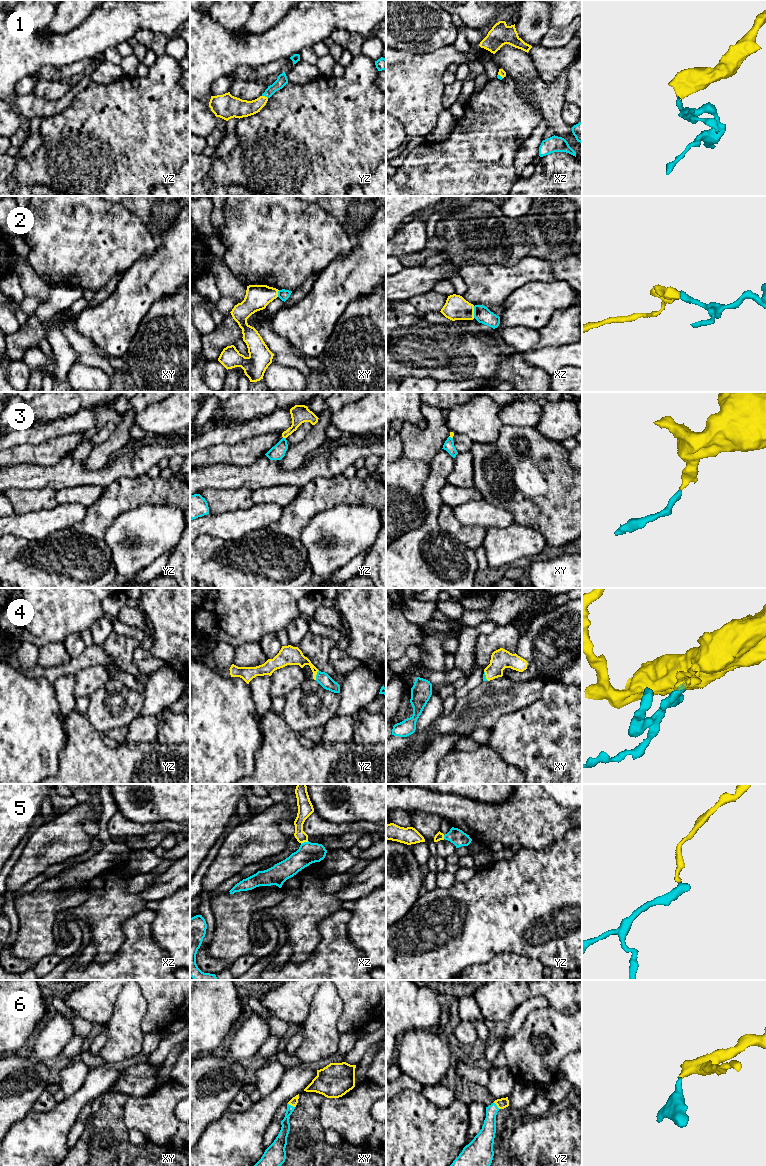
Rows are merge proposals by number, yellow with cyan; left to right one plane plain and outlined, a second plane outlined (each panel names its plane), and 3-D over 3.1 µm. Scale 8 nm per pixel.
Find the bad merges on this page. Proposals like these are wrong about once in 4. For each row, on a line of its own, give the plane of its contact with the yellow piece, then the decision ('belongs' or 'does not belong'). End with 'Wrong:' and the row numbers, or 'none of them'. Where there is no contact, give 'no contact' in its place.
1: yz | belongs
2: xz | does not belong
3: yz | belongs
4: yz | belongs
5: xz | belongs
6: xy | belongs
Wrong: 2

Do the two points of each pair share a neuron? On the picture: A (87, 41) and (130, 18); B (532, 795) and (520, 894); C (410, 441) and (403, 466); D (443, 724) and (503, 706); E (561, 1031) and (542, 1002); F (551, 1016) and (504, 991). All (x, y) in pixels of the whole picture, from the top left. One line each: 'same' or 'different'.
A: same
B: different
C: different
D: same
E: different
F: different

